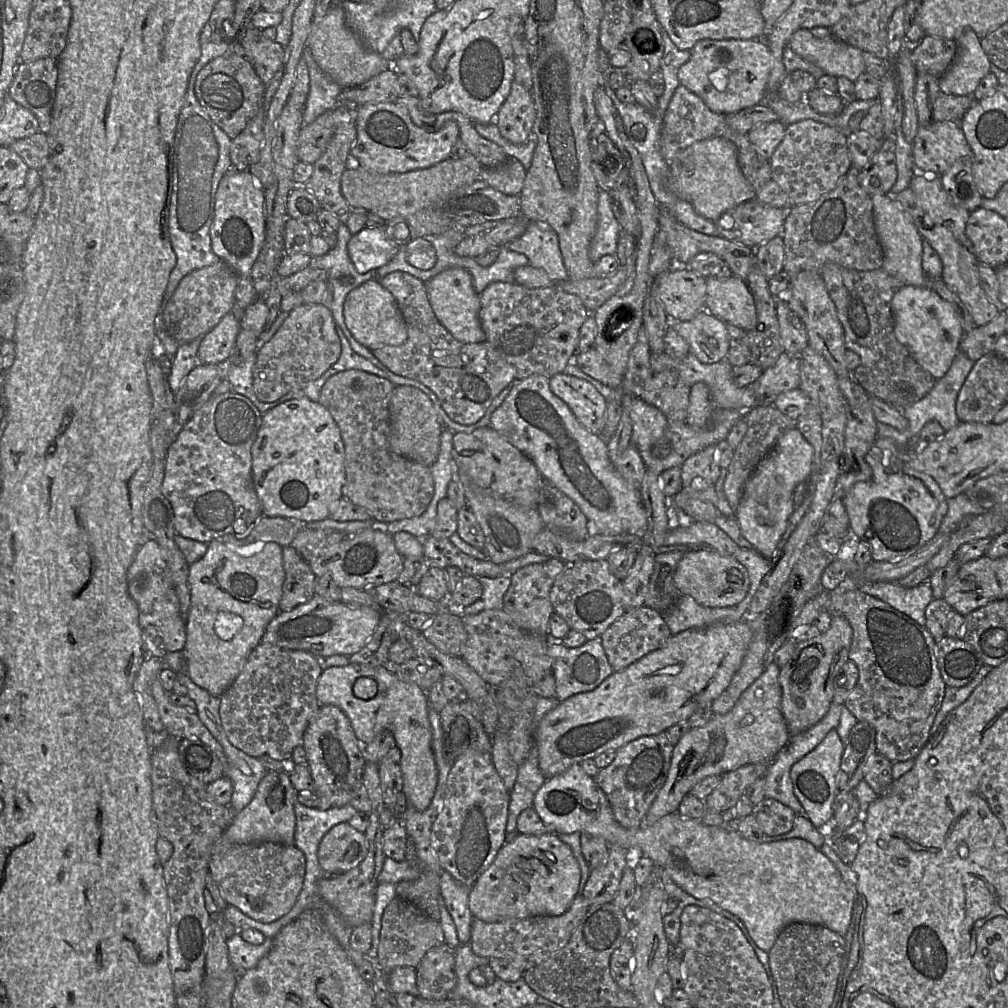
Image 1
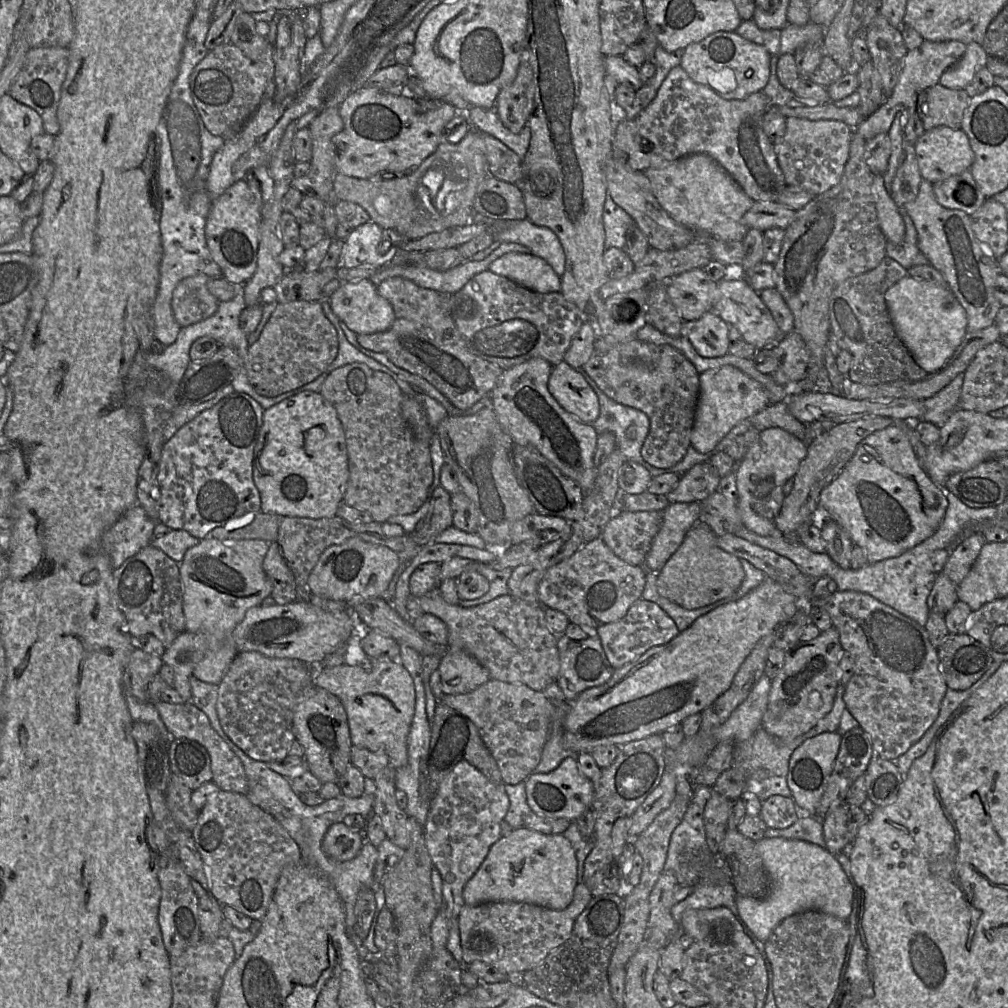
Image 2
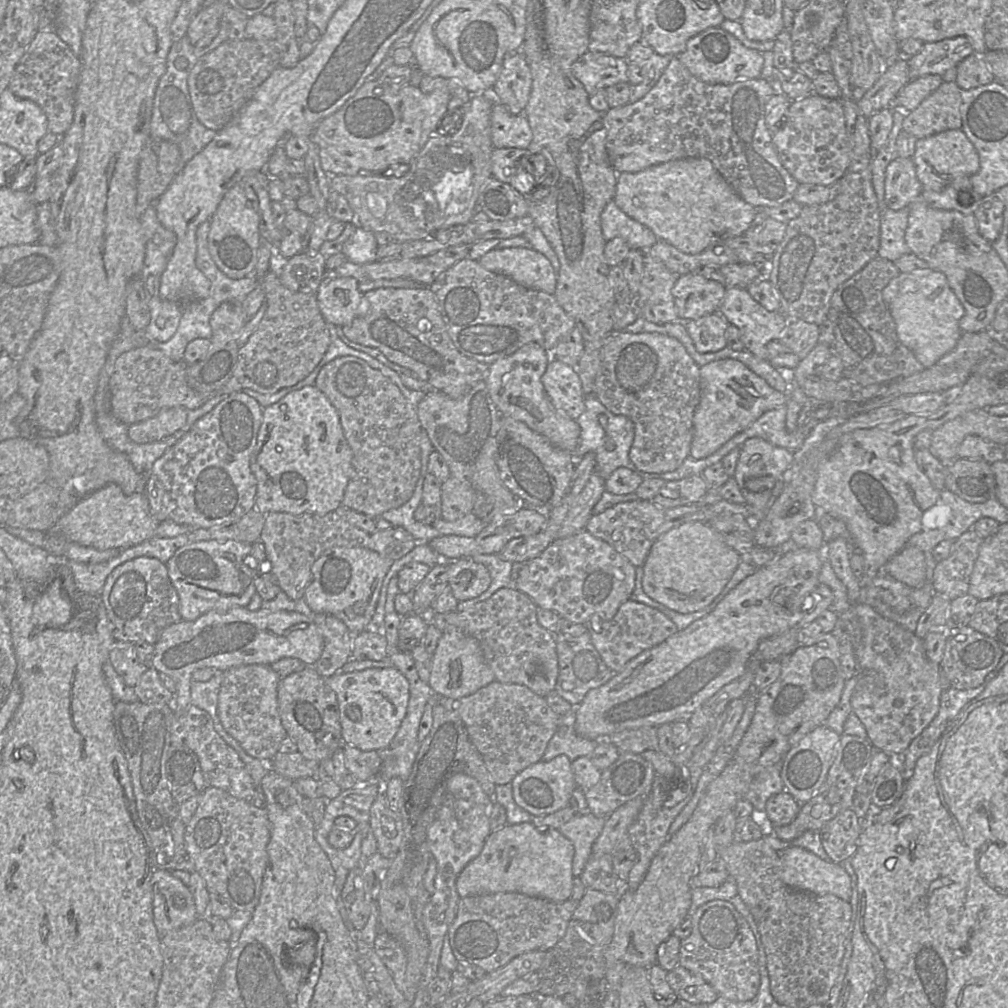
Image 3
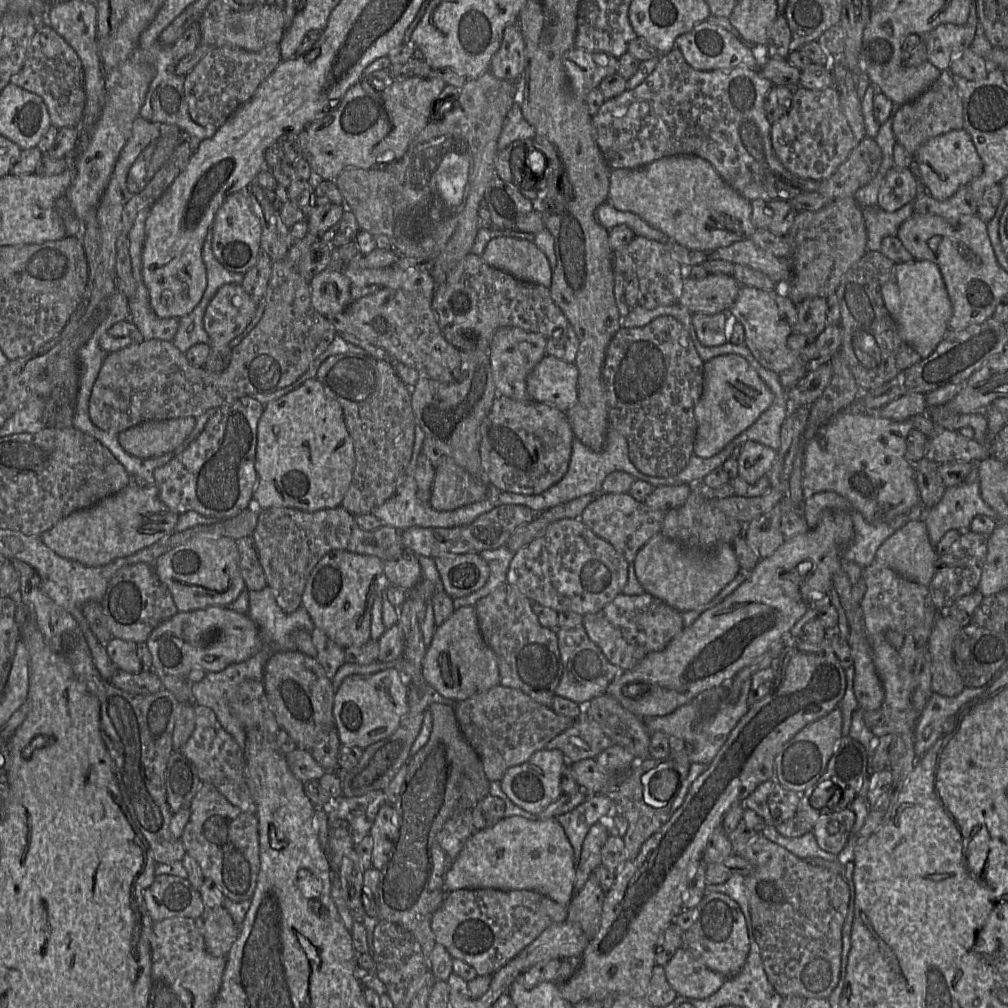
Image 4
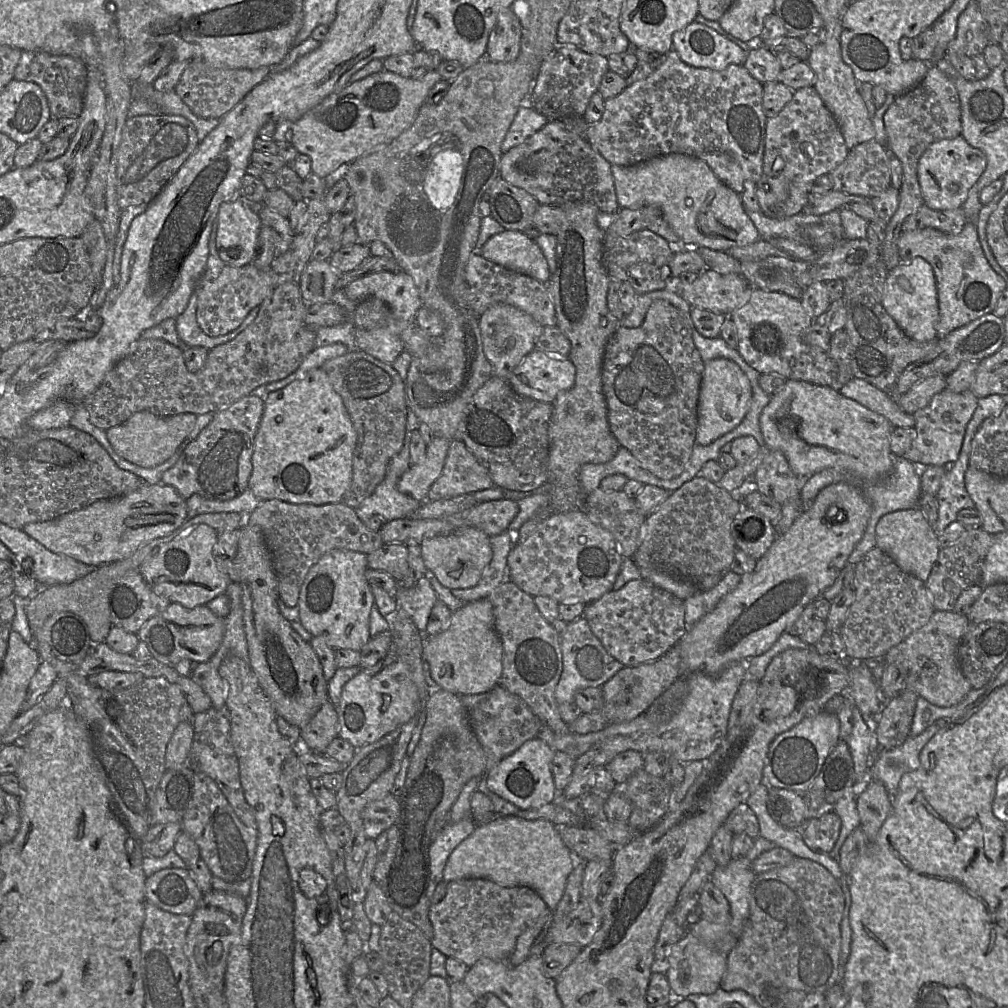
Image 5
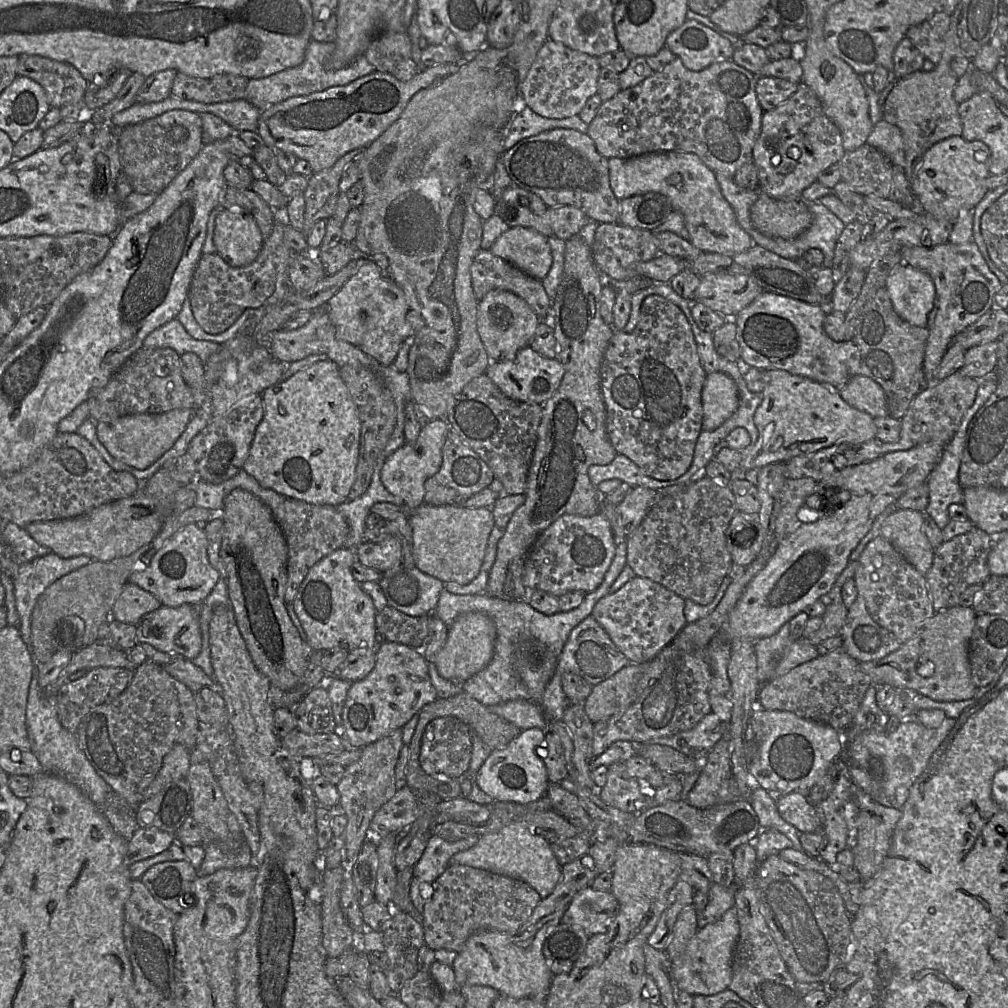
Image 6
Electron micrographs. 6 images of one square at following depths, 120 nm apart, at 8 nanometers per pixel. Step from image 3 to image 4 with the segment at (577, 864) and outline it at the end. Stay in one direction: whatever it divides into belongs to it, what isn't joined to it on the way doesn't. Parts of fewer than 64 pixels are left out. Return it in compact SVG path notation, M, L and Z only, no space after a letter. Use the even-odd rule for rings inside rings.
M589 792L587 795L588 798L575 809L556 818L573 847L575 868L580 861L583 843L590 828L598 823L601 817L608 815L613 818L617 814L617 806L609 796L592 795Z

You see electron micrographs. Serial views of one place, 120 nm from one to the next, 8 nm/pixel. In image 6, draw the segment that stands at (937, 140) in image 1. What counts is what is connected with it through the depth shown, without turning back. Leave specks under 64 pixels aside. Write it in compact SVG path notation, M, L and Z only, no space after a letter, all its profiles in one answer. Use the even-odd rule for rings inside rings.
M952 136L937 142L926 151L917 172L910 180L915 205L917 204L921 211L937 219L955 222L962 211L974 209L989 191L986 179L990 176L990 160L991 151L981 141L966 141L962 136Z

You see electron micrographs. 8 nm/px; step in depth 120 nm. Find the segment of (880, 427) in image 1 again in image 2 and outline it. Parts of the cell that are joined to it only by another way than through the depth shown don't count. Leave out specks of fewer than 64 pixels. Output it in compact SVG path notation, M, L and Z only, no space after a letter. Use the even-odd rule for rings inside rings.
M958 374L948 385L935 395L923 400L925 413L920 420L933 423L938 428L941 428L954 411L958 409L963 379L964 374Z

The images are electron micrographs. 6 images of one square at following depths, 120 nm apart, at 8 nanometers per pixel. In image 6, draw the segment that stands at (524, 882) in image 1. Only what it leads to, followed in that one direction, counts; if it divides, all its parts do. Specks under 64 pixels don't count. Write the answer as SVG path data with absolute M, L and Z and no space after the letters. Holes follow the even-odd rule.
M513 822L496 832L480 836L476 845L451 857L449 866L453 865L469 866L521 880L535 889L542 899L553 892L562 871L551 844L522 822Z

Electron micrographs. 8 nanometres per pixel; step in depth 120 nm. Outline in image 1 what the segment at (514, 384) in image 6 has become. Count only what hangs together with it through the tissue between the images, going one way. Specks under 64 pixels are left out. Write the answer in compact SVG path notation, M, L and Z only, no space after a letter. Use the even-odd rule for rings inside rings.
M557 373L550 378L550 389L567 404L584 427L601 436L605 426L607 402L592 384L576 376Z

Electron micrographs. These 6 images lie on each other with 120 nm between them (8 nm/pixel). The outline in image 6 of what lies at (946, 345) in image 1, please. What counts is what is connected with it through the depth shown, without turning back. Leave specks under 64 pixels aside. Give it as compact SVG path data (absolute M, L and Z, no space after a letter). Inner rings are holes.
M901 262L887 277L885 289L894 311L901 319L914 326L927 327L928 314L934 306L935 299L935 286L927 273Z

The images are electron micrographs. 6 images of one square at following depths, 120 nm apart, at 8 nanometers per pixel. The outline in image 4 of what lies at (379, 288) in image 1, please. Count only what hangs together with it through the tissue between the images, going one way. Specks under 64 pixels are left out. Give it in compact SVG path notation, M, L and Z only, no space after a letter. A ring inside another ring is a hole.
M326 268L312 278L310 287L312 305L325 317L344 311L352 302L352 283L342 271Z

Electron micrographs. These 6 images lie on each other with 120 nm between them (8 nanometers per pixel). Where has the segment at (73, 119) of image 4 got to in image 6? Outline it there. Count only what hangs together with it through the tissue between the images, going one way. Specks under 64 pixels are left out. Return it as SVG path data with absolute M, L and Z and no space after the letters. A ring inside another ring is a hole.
M20 55L17 74L39 83L52 108L83 103L88 81L71 64L39 55Z

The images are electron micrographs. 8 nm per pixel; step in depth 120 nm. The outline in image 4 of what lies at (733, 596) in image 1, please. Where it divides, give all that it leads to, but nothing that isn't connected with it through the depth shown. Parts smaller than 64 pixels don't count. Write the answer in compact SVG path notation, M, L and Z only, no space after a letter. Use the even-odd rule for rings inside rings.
M661 533L642 546L633 563L637 579L645 592L679 612L695 610L710 602L740 569L732 544L720 544L710 552L701 552L686 548Z

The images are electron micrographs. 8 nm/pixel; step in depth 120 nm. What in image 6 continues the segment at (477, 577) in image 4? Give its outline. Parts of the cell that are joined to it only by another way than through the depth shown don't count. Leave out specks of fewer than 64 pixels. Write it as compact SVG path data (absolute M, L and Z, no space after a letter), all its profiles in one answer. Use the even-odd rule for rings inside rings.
M423 503L408 516L413 532L415 566L442 582L468 584L480 572L494 520L489 507L434 506Z

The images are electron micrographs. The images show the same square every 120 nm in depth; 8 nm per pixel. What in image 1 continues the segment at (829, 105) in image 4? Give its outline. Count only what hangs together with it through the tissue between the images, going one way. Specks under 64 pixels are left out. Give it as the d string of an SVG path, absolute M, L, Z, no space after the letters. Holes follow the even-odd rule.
M814 120L787 125L769 164L771 180L787 194L790 207L817 201L832 191L852 167L846 135Z

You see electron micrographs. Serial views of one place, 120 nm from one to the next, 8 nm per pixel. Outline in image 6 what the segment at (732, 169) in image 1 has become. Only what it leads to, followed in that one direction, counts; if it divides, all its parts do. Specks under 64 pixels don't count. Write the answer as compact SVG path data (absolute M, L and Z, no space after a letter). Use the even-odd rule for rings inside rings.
M682 151L652 152L631 158L610 158L608 163L610 186L618 200L647 192L665 195L674 211L682 213L691 244L702 252L733 255L754 245L751 236L739 225L732 206L724 198L715 173L696 154Z

